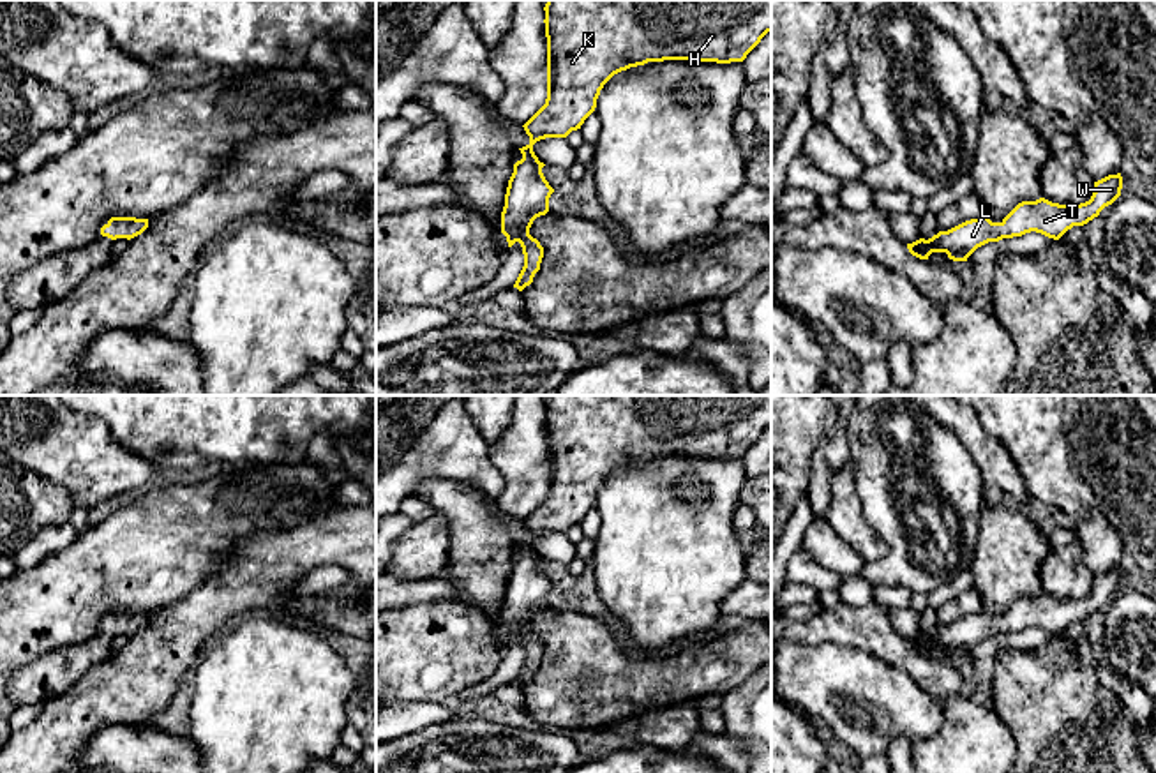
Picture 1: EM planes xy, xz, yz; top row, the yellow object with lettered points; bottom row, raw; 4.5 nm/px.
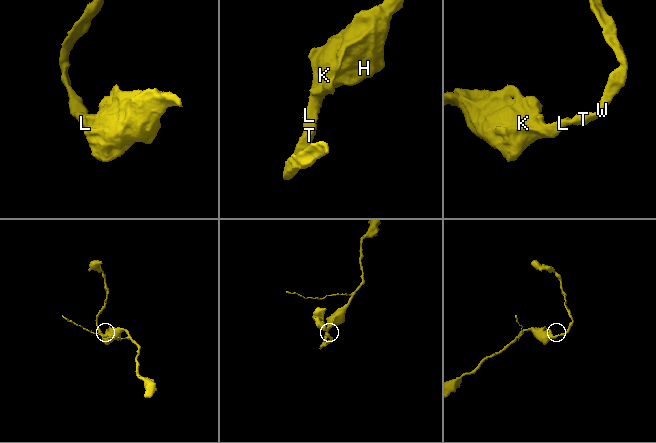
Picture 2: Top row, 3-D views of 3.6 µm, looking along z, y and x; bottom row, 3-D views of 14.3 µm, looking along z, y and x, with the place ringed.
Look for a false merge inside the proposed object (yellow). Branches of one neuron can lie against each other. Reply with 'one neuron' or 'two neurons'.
one neuron

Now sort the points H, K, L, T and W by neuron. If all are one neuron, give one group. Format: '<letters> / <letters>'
H K L T W

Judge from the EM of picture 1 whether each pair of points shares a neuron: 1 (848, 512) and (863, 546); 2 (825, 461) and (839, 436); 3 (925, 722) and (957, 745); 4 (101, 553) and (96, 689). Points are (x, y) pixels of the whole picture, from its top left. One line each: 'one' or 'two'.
1: one
2: one
3: two
4: two

